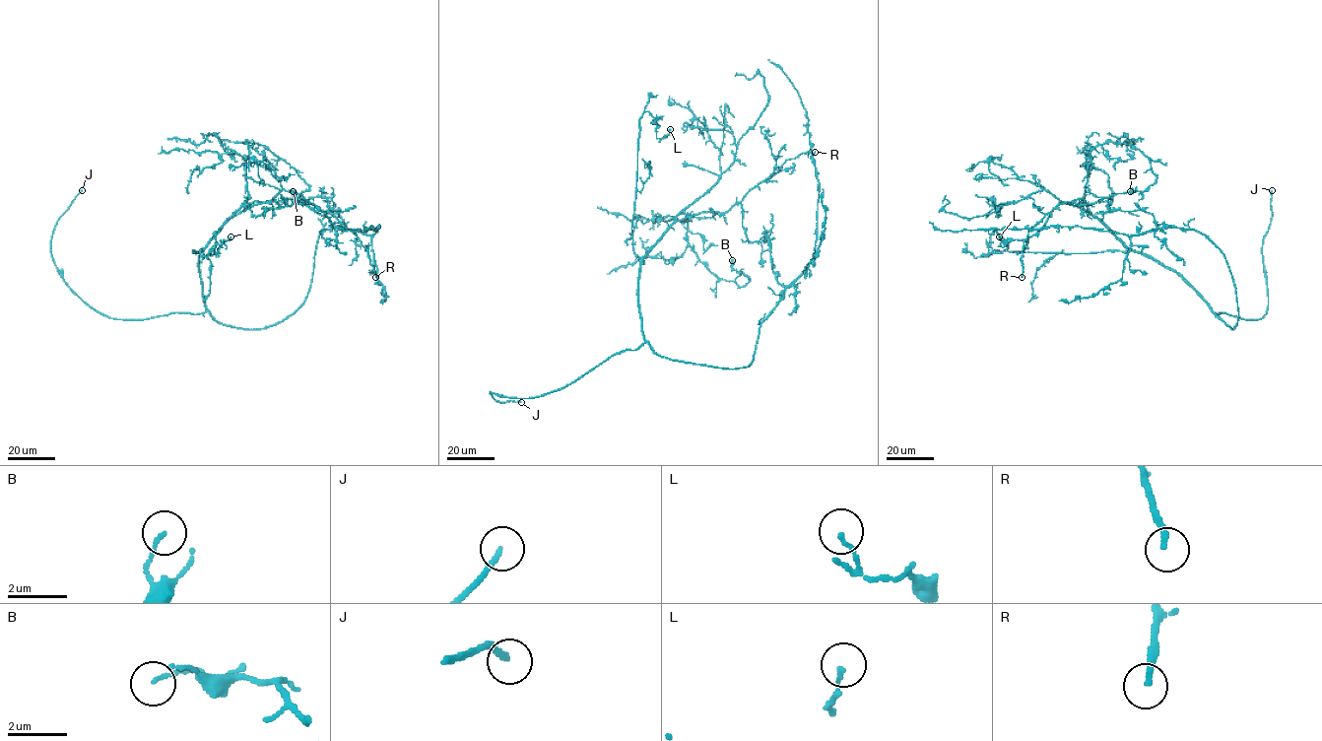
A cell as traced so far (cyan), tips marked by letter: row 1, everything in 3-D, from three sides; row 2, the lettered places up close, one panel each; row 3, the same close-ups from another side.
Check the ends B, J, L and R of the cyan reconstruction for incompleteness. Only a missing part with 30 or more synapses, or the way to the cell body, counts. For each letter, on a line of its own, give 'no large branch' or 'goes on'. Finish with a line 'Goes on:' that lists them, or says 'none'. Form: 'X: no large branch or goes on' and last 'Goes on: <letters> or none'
B: no large branch
J: goes on
L: no large branch
R: no large branch
Goes on: J

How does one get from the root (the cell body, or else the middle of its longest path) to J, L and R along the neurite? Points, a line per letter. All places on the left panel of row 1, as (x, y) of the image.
J: (253, 329), (219, 323), (207, 309), (120, 319), (87, 304), (65, 282), (51, 253), (55, 224), (82, 190)
L: (253, 329), (219, 323), (203, 296), (201, 251), (192, 251), (214, 255), (231, 236)
R: (253, 329), (213, 317), (199, 256), (255, 201), (292, 198), (330, 213), (367, 250), (375, 277)

